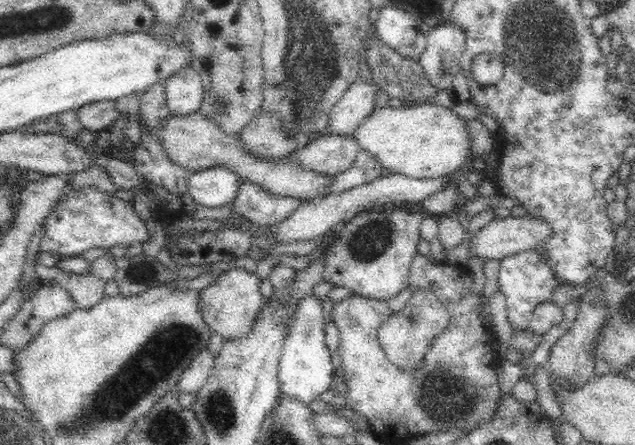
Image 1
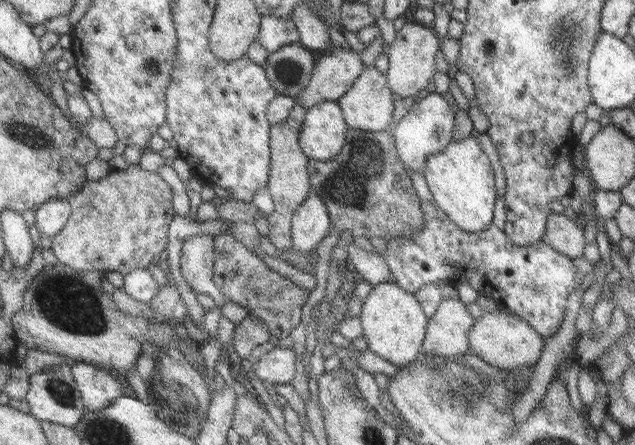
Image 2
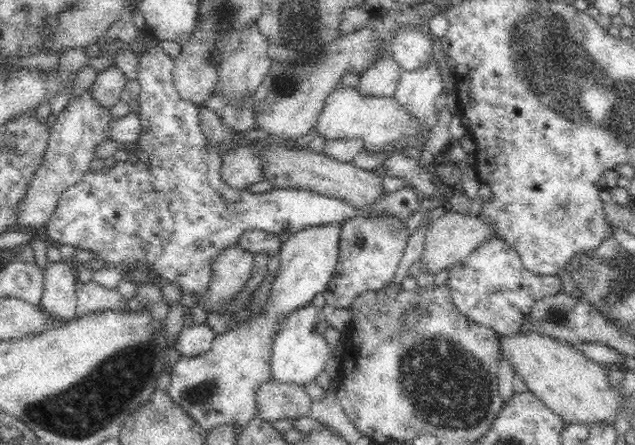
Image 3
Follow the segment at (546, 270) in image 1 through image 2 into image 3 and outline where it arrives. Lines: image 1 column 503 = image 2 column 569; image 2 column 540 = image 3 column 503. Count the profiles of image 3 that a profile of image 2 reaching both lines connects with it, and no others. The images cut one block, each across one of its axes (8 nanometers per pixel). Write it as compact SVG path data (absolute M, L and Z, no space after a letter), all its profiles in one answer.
M490 240L475 250L467 259L465 265L450 268L446 283L450 287L454 304L458 311L465 314L470 320L483 327L491 328L502 336L512 336L520 333L522 324L527 320L530 311L538 300L548 296L560 296L566 292L565 283L560 276L540 276L525 269L520 255L508 246L503 240Z

